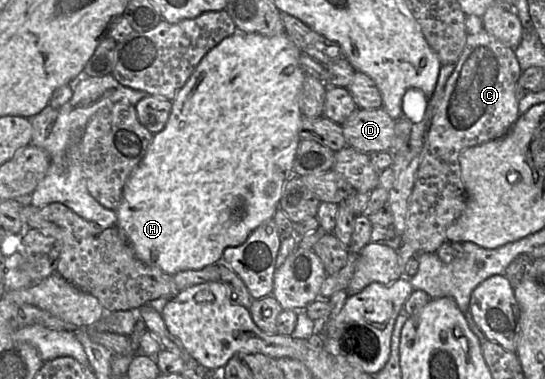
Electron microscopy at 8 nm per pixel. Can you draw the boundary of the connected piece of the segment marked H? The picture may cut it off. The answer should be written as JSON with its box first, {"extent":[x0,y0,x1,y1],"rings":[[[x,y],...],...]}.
{"extent":[116,31,306,276],"rings":[[[236,31],[203,57],[173,99],[170,116],[164,129],[153,135],[145,156],[124,186],[122,202],[116,210],[117,226],[125,234],[140,261],[157,267],[171,276],[186,270],[201,270],[222,261],[223,252],[227,247],[240,246],[257,227],[273,218],[279,207],[283,186],[293,175],[293,163],[300,141],[299,127],[302,113],[299,96],[306,76],[299,64],[300,54],[299,48],[285,33],[268,37],[258,33]]]}

